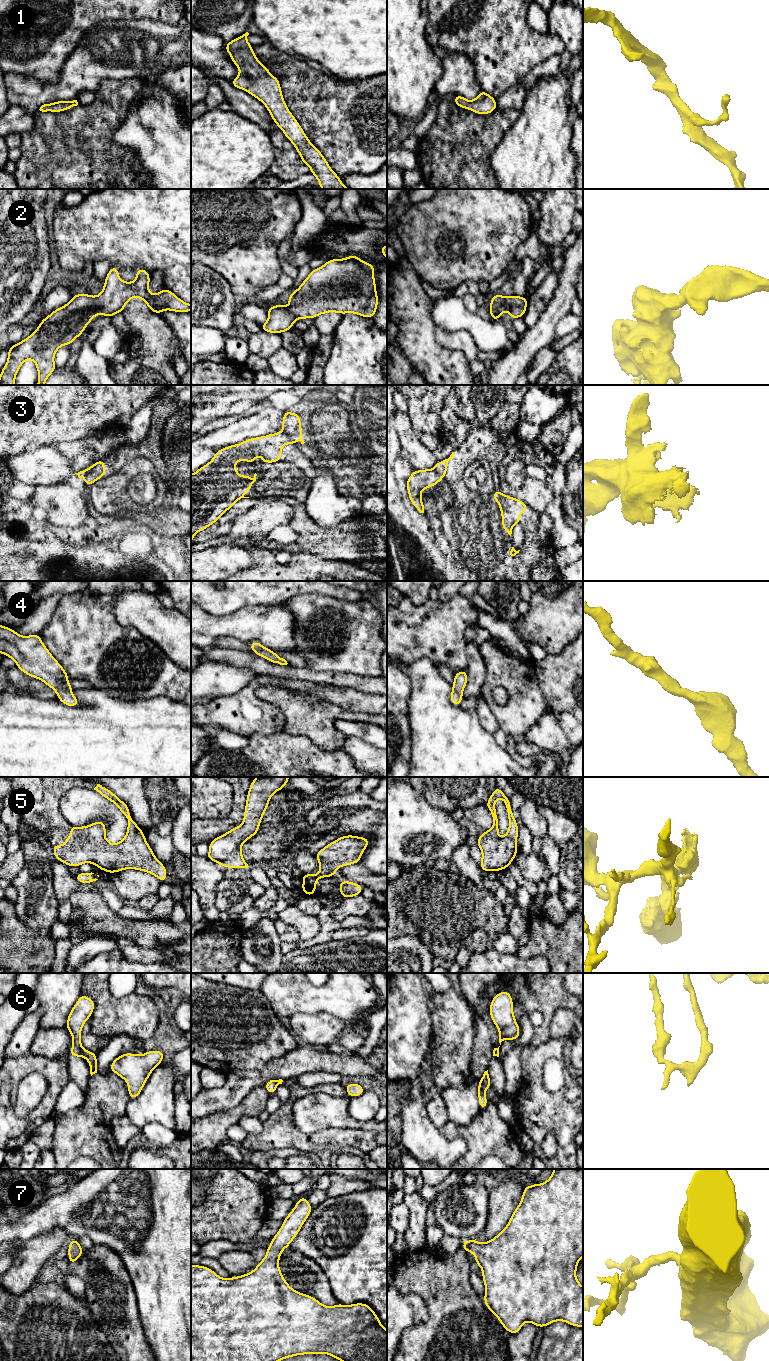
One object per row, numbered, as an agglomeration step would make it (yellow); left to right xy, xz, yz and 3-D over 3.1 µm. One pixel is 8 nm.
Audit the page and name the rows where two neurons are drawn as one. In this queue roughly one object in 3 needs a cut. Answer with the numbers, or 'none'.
3, 5, 6

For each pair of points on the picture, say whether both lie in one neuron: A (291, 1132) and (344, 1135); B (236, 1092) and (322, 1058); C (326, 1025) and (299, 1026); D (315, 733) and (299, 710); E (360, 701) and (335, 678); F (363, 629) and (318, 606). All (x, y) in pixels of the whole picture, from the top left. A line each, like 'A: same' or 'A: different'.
A: same
B: same
C: same
D: same
E: different
F: same

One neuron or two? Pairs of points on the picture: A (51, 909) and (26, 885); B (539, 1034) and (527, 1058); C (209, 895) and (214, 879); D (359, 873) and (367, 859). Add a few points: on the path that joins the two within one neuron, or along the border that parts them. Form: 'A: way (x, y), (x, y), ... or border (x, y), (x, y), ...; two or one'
A: way (45, 904), (32, 891); one
B: border (549, 1037), (538, 1045), (530, 1044); two
C: way (209, 891), (210, 883); one
D: border (359, 862), (376, 875); two

